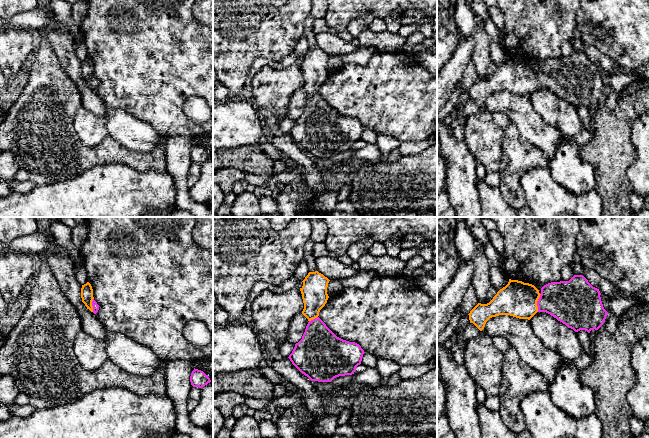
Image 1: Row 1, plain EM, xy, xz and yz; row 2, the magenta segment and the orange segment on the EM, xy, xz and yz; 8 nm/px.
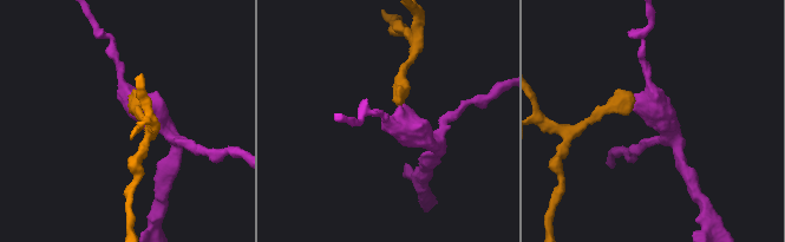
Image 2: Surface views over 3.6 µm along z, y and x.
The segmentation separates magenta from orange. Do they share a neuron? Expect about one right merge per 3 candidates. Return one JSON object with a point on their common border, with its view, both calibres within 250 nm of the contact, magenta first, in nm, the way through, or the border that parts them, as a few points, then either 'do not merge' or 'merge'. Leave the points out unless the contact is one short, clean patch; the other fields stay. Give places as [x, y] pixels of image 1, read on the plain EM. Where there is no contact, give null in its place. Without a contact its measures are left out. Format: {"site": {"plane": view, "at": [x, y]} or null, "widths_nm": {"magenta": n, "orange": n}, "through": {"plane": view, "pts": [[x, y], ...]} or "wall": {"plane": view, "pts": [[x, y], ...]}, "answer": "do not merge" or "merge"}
{"site": {"plane": "yz", "at": [537, 79]}, "widths_nm": {"magenta": 340, "orange": 280}, "through": {"plane": "yz", "pts": [[568, 77], [537, 79], [518, 75]]}, "answer": "merge"}

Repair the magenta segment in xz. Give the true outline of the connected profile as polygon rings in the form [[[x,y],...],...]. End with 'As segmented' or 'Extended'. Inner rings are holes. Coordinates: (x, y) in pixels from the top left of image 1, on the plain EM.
[[[318,47],[309,48],[302,57],[300,64],[304,85],[302,90],[308,95],[302,115],[295,120],[289,135],[292,140],[311,157],[331,158],[334,154],[352,151],[361,140],[364,126],[355,118],[349,118],[337,113],[318,93],[320,86],[329,74],[327,63],[329,55]]]. Extended

